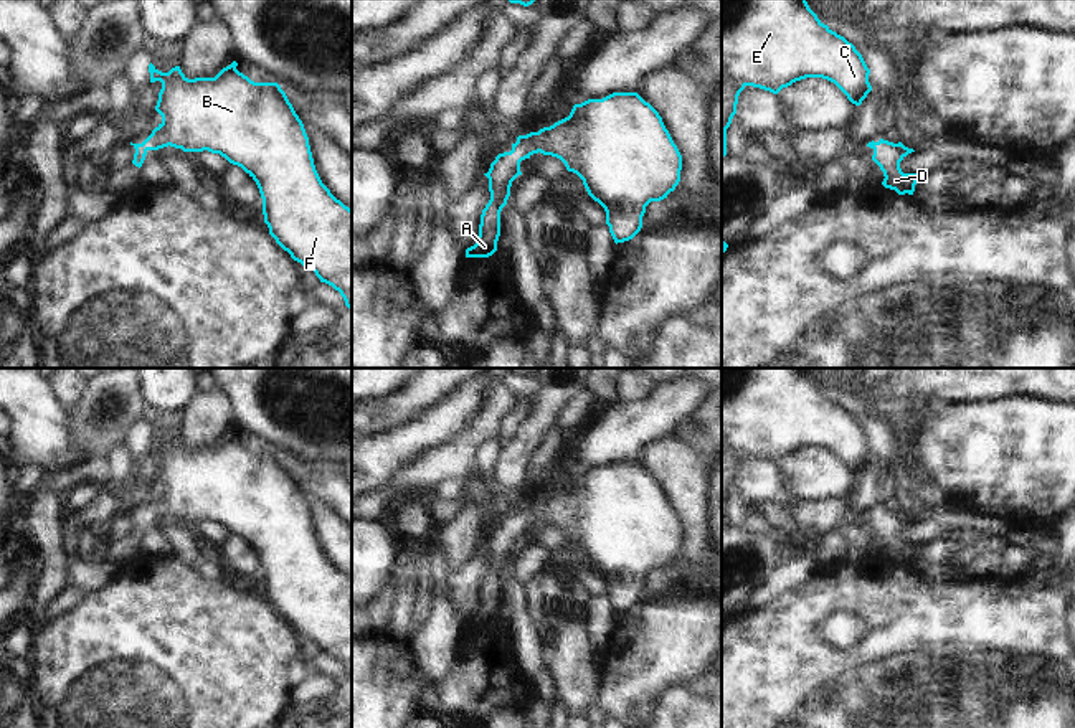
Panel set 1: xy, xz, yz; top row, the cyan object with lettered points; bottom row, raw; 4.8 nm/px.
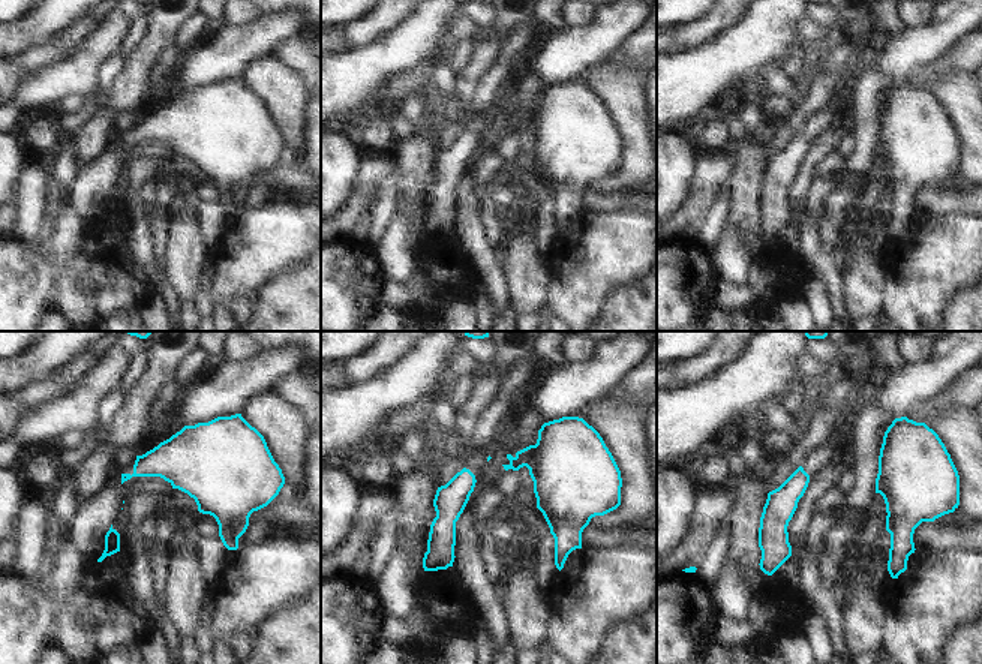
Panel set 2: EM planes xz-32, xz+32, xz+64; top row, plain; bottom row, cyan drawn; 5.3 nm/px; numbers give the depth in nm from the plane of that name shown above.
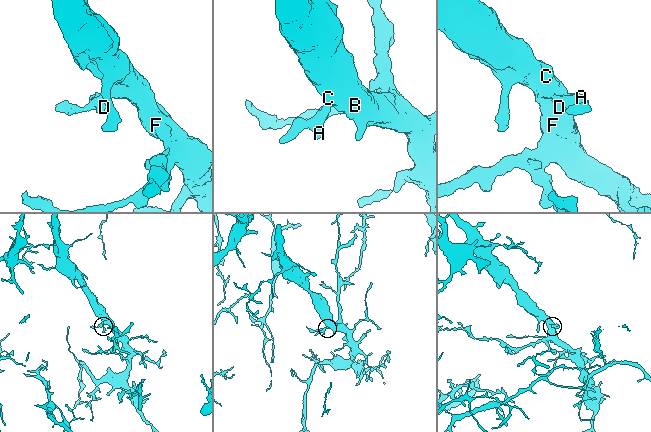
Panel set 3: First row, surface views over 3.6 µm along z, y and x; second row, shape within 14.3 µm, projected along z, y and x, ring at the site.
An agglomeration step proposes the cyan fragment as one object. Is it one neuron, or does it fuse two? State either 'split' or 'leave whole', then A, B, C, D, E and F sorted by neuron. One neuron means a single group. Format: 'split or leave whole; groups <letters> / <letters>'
leave whole; groups A B C D E F

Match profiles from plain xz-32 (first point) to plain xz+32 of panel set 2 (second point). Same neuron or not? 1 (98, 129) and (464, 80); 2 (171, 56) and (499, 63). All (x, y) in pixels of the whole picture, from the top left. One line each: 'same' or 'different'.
1: same
2: same

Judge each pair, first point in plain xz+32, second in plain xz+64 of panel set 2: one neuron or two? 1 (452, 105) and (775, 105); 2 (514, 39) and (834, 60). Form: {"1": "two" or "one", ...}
{"1": "one", "2": "one"}

